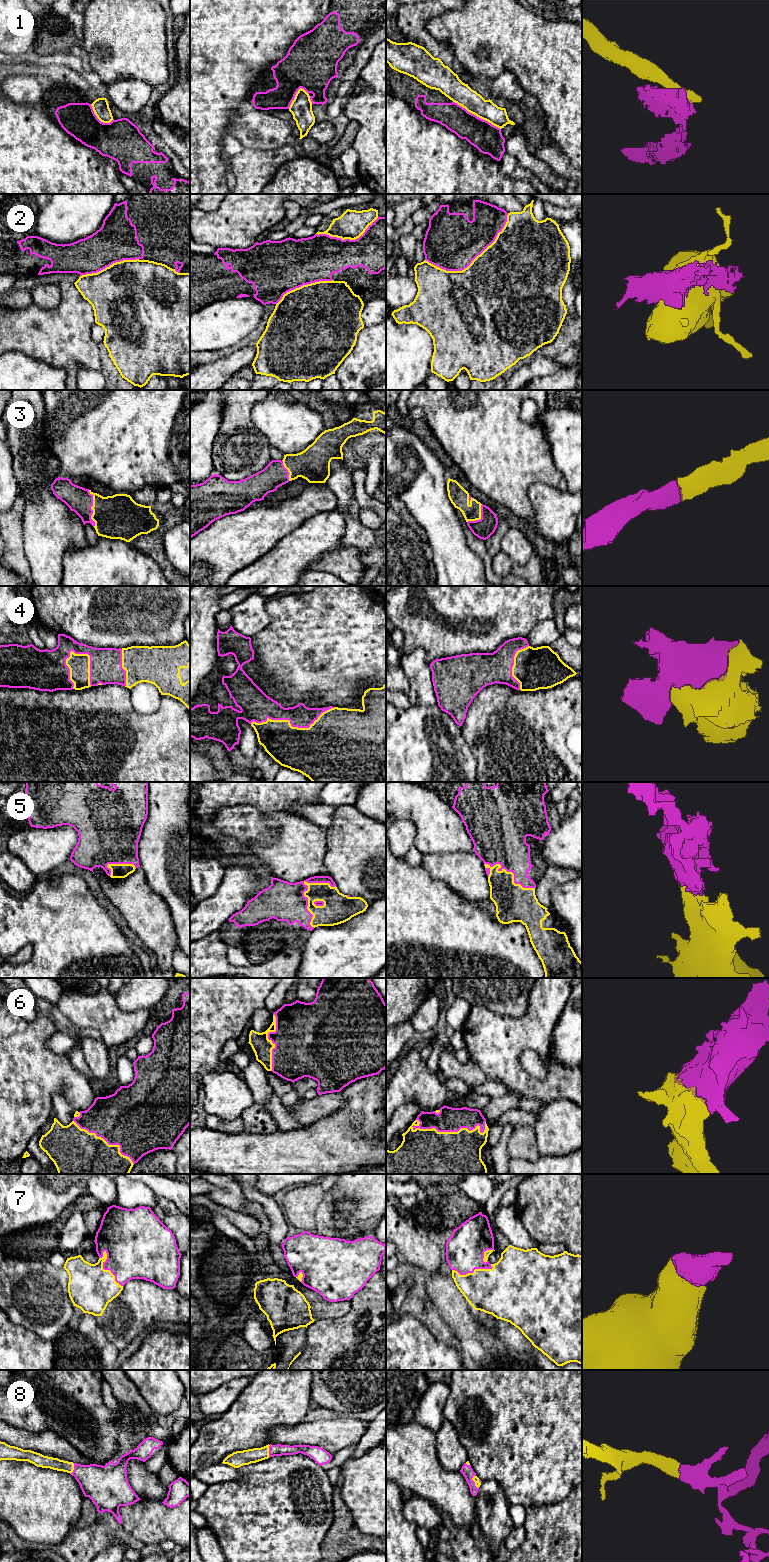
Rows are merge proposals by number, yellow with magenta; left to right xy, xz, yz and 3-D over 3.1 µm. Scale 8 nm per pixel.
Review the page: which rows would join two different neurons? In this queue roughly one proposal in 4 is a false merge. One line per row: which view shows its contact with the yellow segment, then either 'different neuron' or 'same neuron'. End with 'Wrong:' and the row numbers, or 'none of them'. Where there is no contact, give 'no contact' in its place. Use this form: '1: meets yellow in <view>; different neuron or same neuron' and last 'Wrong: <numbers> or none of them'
1: meets yellow in yz; different neuron
2: meets yellow in yz; different neuron
3: meets yellow in xy; same neuron
4: meets yellow in xz; same neuron
5: meets yellow in xz; same neuron
6: meets yellow in yz; same neuron
7: meets yellow in xy; same neuron
8: meets yellow in yz; same neuron
Wrong: 1, 2

